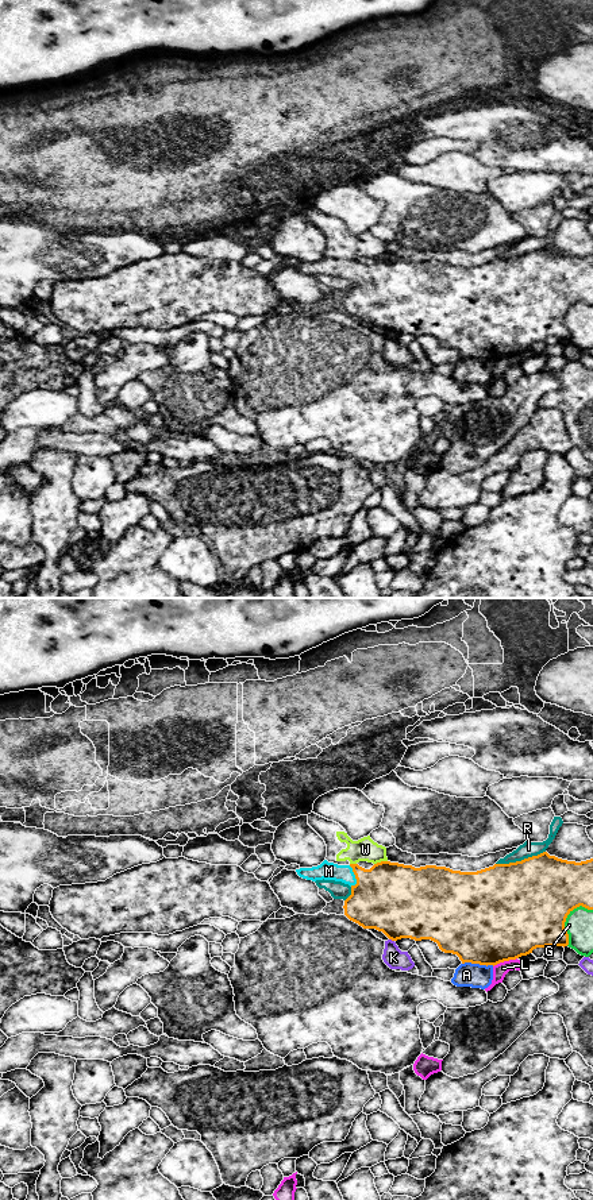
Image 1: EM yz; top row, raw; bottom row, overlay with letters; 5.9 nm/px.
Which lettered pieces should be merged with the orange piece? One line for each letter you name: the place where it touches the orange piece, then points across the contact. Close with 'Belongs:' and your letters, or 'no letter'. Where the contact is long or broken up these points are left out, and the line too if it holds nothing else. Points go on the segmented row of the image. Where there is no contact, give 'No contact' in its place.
M: Touches orange at yz (355, 876). Path across: yz (391, 898), (355, 876), (328, 871)
Belongs: M

